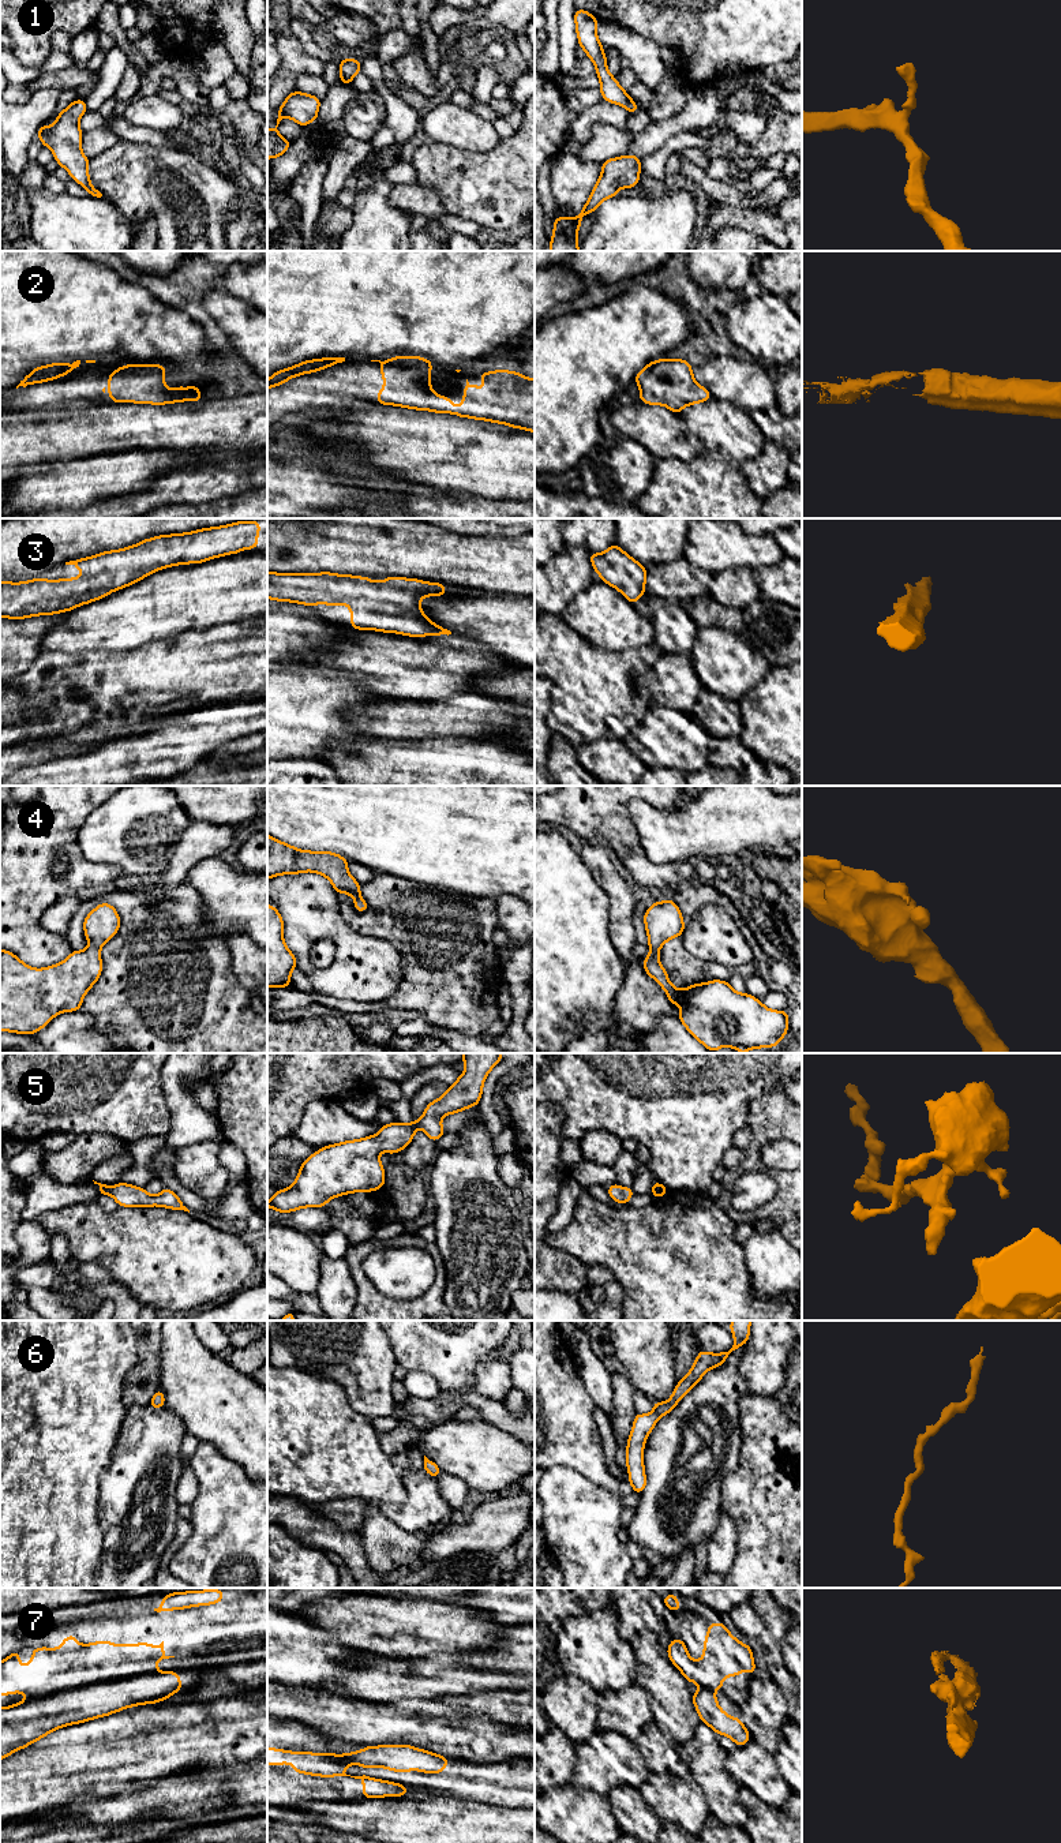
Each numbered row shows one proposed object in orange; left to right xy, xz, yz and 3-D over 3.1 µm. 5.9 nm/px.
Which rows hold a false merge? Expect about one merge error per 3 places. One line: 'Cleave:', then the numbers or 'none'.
Cleave: 7

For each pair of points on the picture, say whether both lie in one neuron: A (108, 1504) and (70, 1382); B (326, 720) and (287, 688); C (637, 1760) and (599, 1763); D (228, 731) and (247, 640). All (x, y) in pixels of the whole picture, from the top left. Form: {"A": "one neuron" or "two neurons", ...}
{"A": "two neurons", "B": "one neuron", "C": "one neuron", "D": "two neurons"}

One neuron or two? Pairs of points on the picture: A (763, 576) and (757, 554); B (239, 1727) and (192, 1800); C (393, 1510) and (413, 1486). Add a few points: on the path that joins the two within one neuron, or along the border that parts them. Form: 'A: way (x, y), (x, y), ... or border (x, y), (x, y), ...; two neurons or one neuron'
A: border (783, 554), (776, 564), (761, 565), (754, 572); two neurons
B: border (218, 1767), (197, 1767), (183, 1772); two neurons
C: way (401, 1510), (413, 1498), (413, 1494); one neuron

